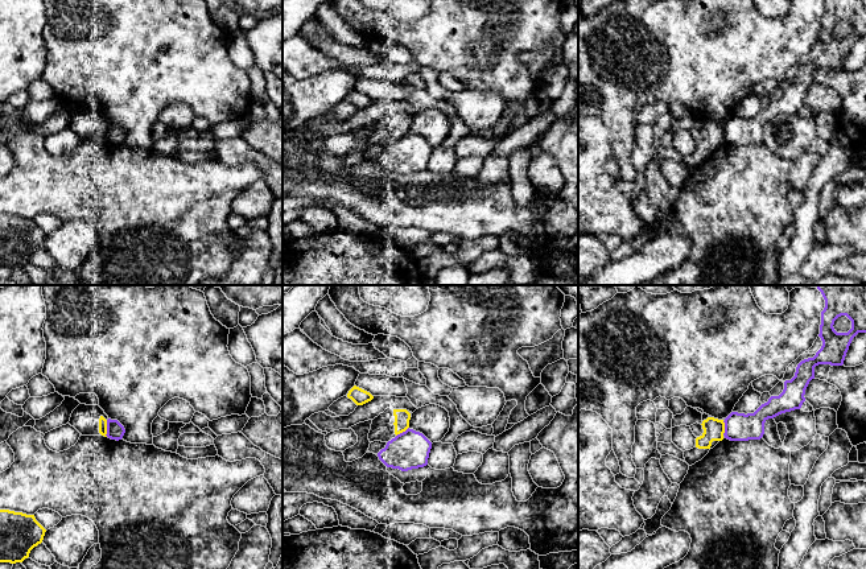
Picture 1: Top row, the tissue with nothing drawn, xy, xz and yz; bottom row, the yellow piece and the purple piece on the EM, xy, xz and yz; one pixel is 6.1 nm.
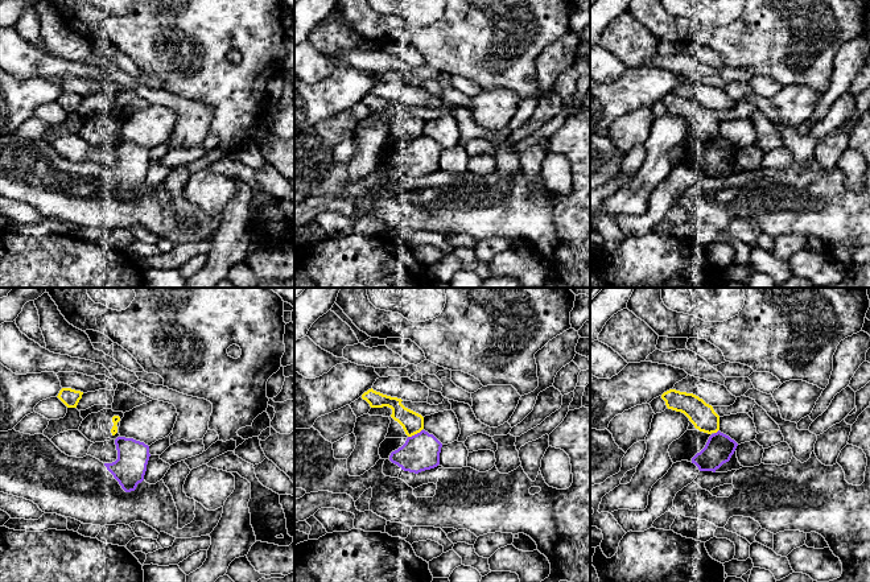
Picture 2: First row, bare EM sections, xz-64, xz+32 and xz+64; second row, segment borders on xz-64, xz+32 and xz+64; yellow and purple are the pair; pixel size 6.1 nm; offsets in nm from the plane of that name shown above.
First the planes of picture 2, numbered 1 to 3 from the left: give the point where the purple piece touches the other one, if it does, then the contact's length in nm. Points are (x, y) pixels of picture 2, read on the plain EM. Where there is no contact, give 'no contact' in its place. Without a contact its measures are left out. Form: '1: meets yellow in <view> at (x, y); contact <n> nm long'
1: no contact
2: meets yellow in xz+32 at (415, 137); contact 100 nm long
3: meets yellow in xz+64 at (716, 136); contact 40 nm long

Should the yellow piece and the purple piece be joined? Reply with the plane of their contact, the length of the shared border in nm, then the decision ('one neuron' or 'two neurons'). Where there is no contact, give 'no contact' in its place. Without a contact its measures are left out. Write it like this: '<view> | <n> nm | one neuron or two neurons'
xy | 100 nm | two neurons

